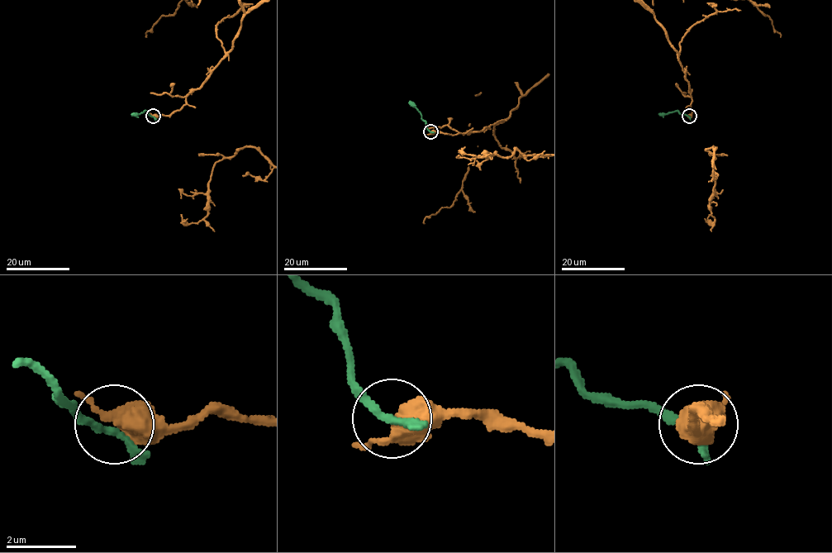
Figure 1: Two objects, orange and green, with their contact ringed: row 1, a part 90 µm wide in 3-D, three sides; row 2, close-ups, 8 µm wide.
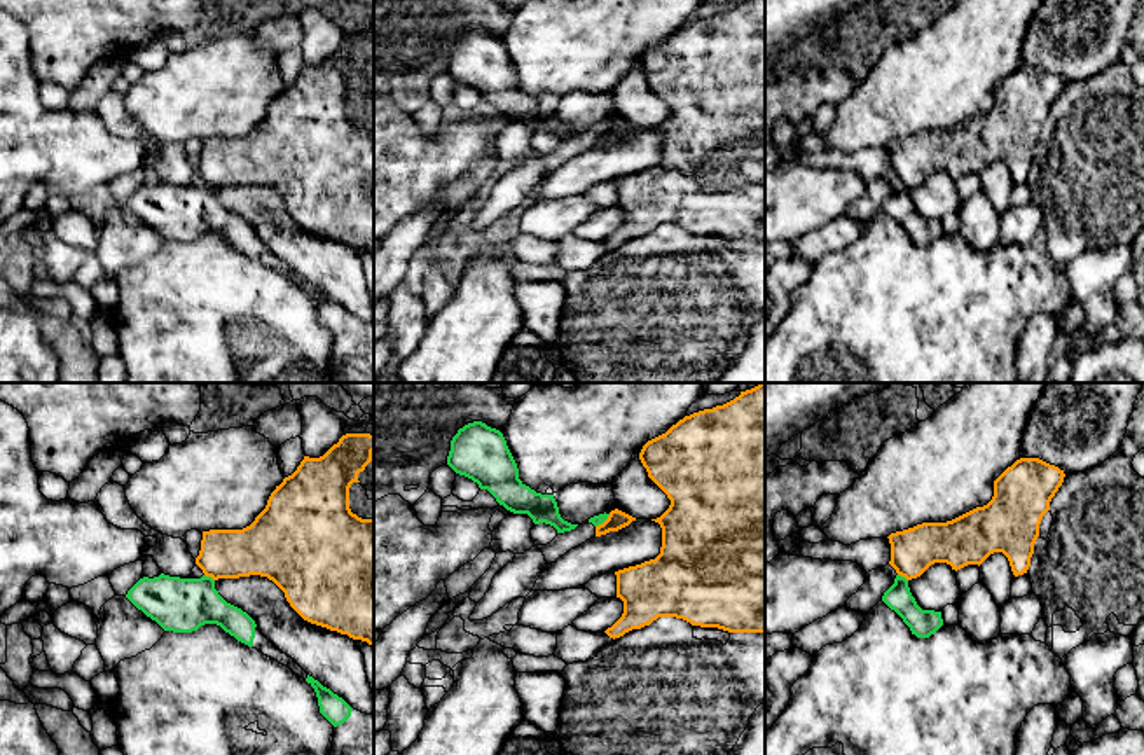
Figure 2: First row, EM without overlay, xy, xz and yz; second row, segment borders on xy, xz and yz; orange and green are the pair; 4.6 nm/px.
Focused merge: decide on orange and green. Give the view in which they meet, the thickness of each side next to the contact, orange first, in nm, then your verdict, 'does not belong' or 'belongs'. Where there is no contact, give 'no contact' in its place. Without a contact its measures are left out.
xy | 240/260 nm | does not belong

